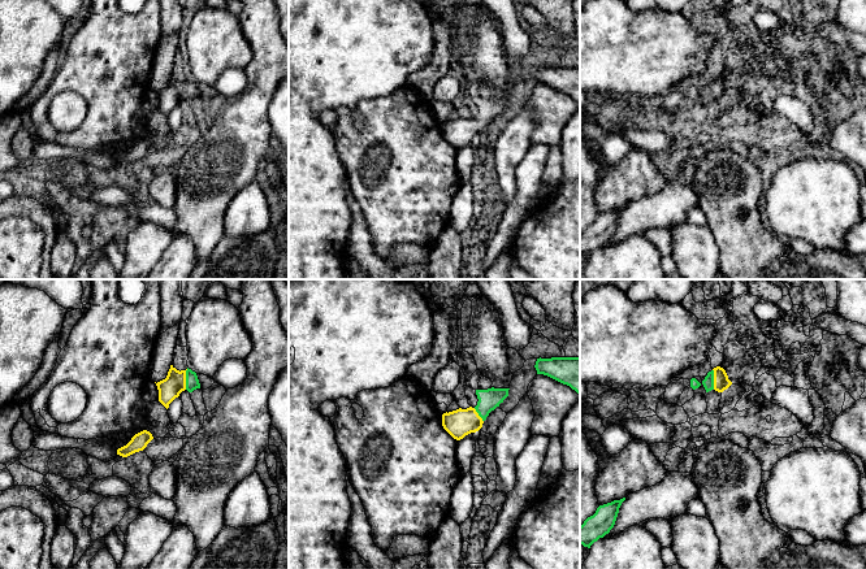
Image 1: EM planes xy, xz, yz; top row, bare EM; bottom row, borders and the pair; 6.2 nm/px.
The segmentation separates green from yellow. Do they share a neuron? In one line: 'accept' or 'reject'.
accept

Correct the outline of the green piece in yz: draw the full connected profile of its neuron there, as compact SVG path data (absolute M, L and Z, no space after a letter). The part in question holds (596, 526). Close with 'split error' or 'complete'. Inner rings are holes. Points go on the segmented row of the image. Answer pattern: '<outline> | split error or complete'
M625 498L599 505L596 513L588 517L580 526L580 544L590 548L599 538L603 538L614 527L619 508Z | complete

